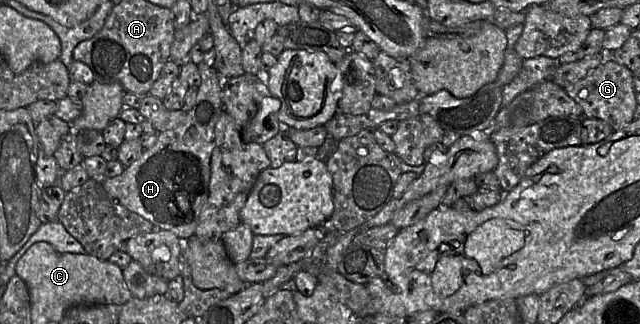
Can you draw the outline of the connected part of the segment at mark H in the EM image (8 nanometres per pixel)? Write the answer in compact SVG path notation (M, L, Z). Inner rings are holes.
M205 62L197 66L201 85L191 110L168 110L159 98L145 95L138 110L157 131L157 141L120 175L102 183L116 203L142 216L158 229L171 231L182 241L194 235L201 210L208 200L214 130L224 110L223 81L212 66Z

